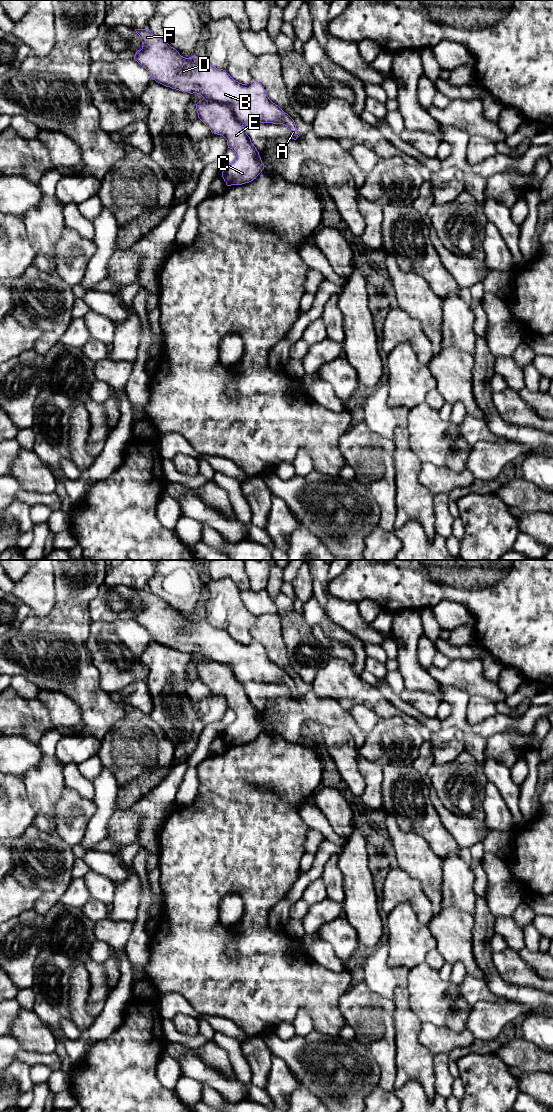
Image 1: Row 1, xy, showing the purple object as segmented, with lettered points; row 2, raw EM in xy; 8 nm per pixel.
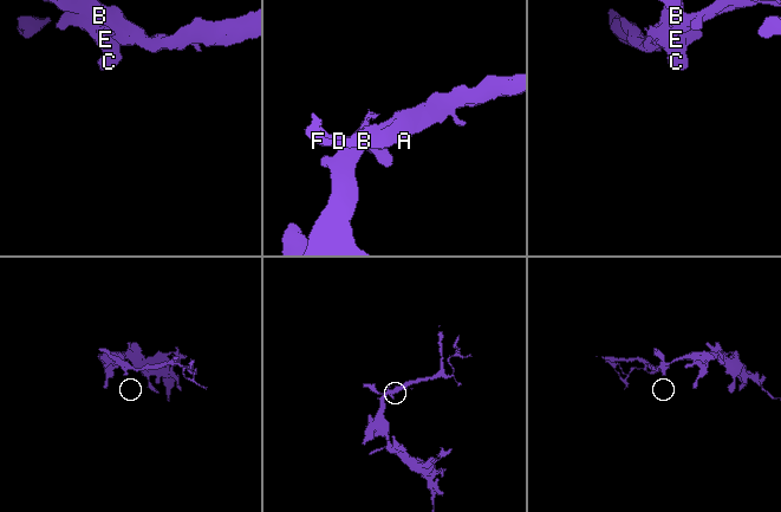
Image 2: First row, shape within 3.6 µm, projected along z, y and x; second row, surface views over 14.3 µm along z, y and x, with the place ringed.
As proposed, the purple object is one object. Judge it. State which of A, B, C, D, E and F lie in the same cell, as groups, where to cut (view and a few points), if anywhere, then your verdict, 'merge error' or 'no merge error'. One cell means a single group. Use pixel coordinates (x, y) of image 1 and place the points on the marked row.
groups A B C D E F; cut none; no merge error

